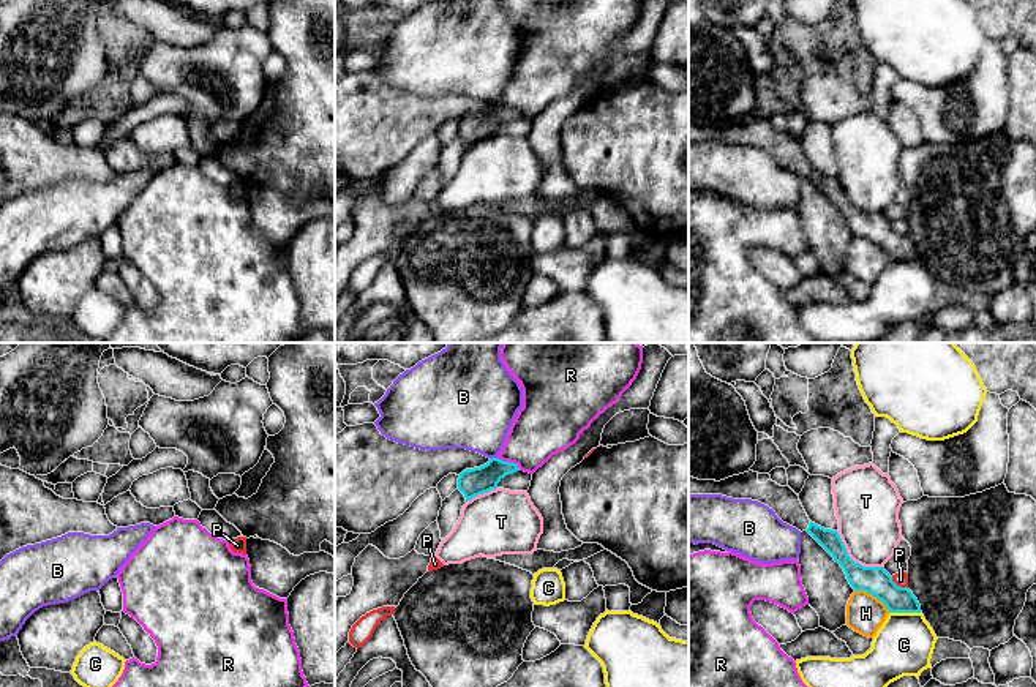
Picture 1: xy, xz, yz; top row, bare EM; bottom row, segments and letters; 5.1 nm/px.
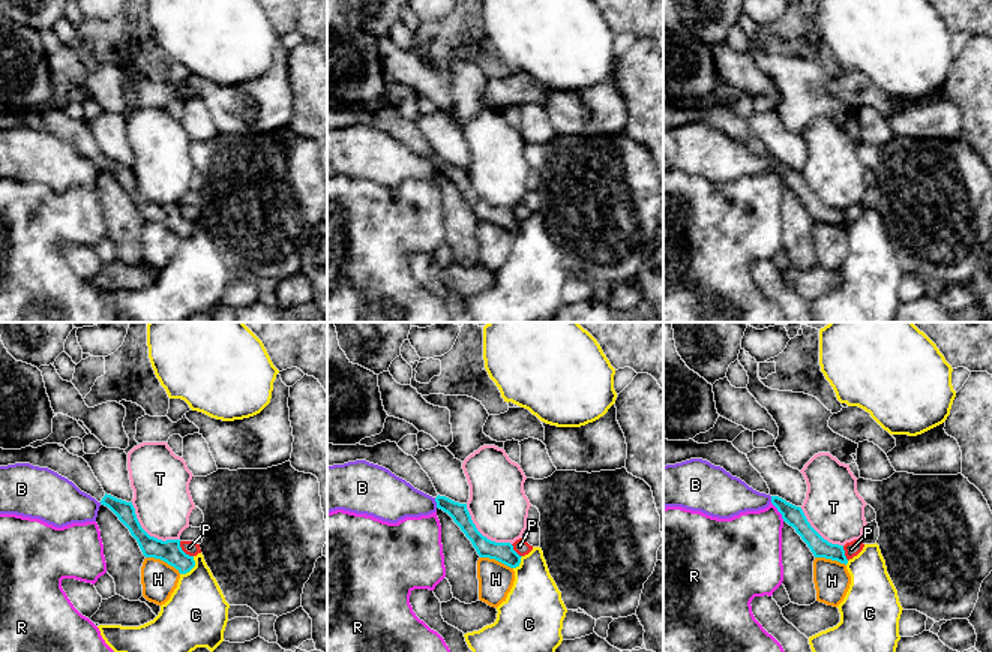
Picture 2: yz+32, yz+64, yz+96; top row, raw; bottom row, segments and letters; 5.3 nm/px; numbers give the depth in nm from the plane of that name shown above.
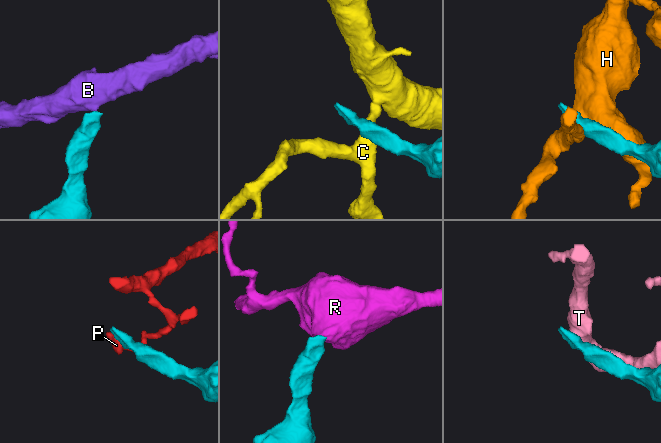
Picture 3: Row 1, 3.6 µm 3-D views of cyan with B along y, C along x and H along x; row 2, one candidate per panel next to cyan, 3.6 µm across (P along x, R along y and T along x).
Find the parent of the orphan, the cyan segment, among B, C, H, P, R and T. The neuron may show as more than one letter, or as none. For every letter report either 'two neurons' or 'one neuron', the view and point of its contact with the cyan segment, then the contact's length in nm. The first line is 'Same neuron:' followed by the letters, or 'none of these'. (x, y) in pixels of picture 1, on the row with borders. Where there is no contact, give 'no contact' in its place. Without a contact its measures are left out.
Same neuron: none of these
B: two neurons; contact xz (493, 458); length 40 nm
C: two neurons; contact yz (905, 611); length 170 nm
H: two neurons; contact yz (874, 596); length 220 nm
P: two neurons; contact yz (899, 586); length 110 nm
R: two neurons; contact xz (507, 461); length 140 nm
T: two neurons; contact yz (852, 559); length 300 nm

